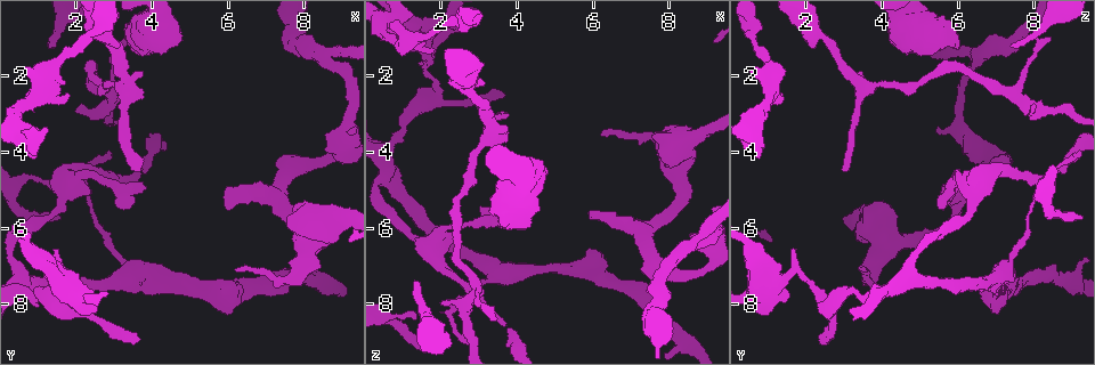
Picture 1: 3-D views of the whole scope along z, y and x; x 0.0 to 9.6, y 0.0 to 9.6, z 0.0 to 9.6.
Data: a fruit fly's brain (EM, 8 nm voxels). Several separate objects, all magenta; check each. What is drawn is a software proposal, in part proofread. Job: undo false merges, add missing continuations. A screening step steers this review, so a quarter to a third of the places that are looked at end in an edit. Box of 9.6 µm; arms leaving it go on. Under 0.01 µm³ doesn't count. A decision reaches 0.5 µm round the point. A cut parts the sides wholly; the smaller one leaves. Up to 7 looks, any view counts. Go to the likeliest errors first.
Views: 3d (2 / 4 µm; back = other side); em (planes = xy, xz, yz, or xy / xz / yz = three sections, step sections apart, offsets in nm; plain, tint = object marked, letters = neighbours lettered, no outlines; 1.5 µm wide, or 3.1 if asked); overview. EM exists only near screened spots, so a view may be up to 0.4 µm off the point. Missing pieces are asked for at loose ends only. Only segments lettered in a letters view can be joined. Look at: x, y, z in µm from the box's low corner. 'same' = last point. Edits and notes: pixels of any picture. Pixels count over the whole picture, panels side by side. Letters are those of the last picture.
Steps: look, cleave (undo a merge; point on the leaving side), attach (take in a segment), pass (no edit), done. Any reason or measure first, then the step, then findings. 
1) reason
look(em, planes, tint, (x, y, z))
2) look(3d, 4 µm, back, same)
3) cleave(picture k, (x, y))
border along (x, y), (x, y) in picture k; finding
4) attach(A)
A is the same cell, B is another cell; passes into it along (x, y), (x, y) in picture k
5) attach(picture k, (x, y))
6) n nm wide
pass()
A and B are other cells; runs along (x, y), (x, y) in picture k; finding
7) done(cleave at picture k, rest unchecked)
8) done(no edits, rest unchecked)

branch stops here
look(3d, 4 µm, (1.30, 4.95, 8.25))

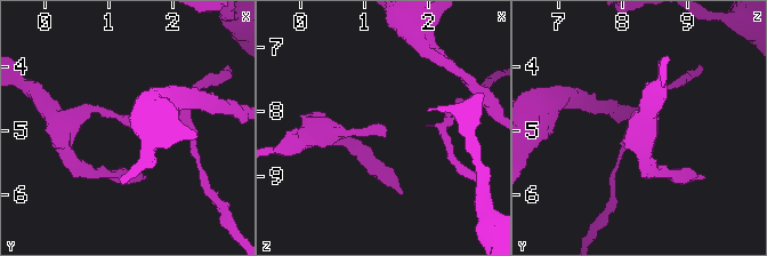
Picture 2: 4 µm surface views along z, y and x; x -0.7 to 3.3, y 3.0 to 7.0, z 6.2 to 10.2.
shape alone is not enough
look(em, xz, step 4, letters, (1.30, 5.00, 8.25))

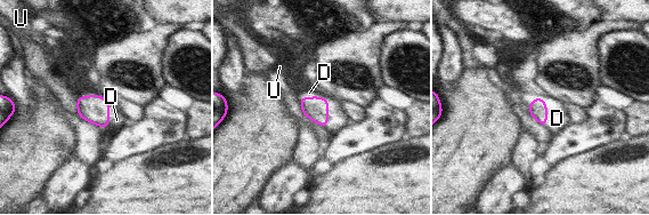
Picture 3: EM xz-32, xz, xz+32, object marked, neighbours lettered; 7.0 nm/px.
cut it another way
look(em, yz, step 4, letters, same)

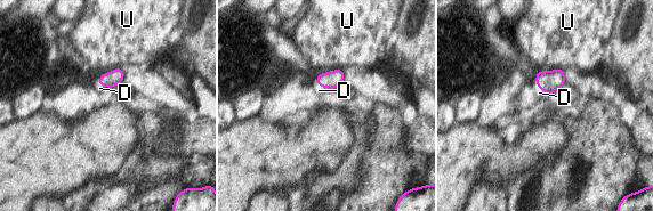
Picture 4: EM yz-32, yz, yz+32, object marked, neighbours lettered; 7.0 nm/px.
attach(D)
D is the same cell, U is another cell; passes into it along (332, 79), (320, 86), (319, 90) in picture 4; it goes on there

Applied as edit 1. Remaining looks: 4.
an open end
look(em, planes, letters, (1.30, 1.30, 7.40))

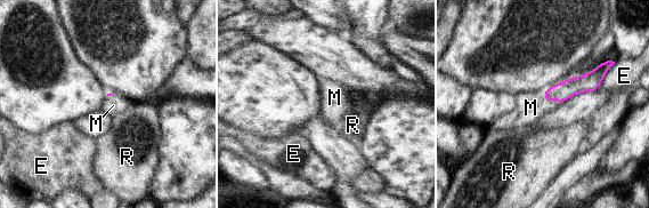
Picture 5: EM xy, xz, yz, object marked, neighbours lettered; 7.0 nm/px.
attach(M)
M is the same cell, E and R are other cells; the neuron continues

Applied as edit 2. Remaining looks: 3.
done(attach at picture 4, attach at picture 5, rest unchecked)

